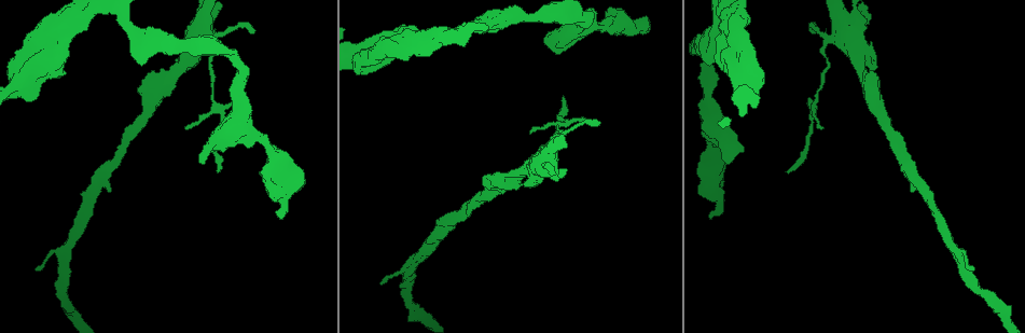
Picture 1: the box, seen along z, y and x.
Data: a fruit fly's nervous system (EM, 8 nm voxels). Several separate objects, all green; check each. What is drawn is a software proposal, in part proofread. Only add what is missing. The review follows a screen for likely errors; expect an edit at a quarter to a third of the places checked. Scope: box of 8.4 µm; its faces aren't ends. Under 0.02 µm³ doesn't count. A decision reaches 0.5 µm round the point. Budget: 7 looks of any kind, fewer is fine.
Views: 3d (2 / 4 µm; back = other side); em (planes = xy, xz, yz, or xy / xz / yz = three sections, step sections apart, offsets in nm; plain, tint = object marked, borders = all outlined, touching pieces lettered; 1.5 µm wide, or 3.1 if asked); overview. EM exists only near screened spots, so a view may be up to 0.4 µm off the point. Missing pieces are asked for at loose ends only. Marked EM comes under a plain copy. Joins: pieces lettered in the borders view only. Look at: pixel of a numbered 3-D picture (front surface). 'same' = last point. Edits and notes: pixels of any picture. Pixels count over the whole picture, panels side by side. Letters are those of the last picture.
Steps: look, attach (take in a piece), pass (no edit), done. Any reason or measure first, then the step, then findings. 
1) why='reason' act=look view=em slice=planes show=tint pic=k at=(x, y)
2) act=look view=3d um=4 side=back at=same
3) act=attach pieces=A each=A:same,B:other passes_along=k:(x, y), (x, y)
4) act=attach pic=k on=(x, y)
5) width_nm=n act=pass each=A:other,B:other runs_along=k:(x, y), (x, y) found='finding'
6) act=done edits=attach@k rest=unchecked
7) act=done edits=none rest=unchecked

why='an open end' act=look view=em slice=planes show=borders pic=1 at=(597, 126)

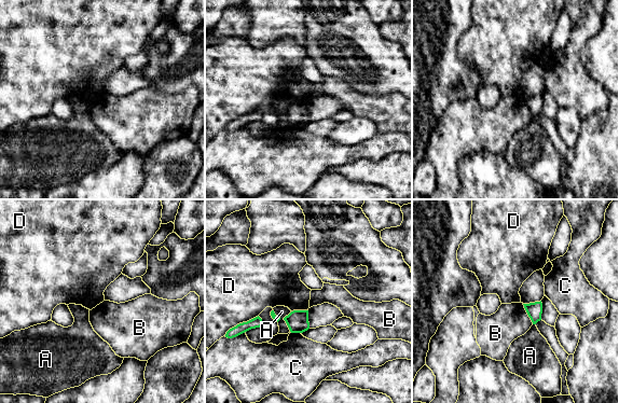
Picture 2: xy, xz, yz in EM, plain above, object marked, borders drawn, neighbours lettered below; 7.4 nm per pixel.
width_nm=120 longest_contact=D:200nm act=pass each=A:other,B:other,C:other,D:other found='none of them fits'

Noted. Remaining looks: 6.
why='free end' act=look view=em slice=planes show=borders pic=1 at=(544, 40)

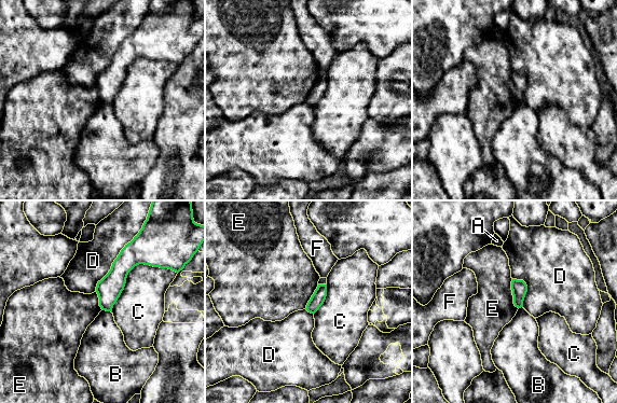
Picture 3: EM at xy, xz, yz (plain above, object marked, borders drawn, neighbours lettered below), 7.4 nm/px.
act=pass each=A:other,B:other,C:other,D:other,E:other,F:other runs_along=3:(156, 260), (134, 259), (104, 306) found='no lettered piece goes on from it'

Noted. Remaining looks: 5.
why='thick end' act=look view=em slice=xy step=4 show=borders pic=1 at=(279, 219)

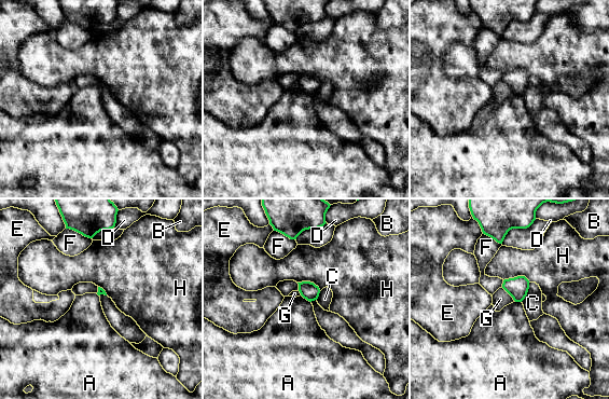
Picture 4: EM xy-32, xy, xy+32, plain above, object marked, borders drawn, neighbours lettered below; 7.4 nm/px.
longest_contact=H:200nm act=pass each=A:other,B:other,C:other,D:other,E:other,F:other,G:other,H:other border=4:(301, 294), (310, 302) found='no lettered piece goes on from it'

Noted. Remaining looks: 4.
act=done edits=none rest=unchecked

